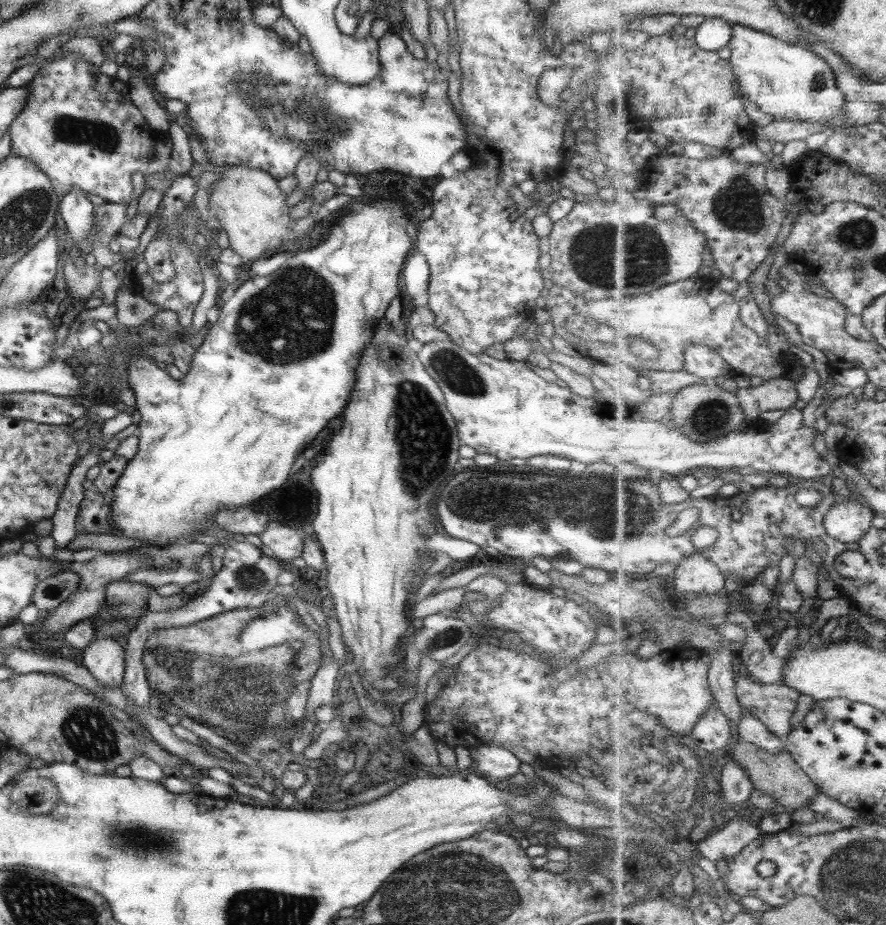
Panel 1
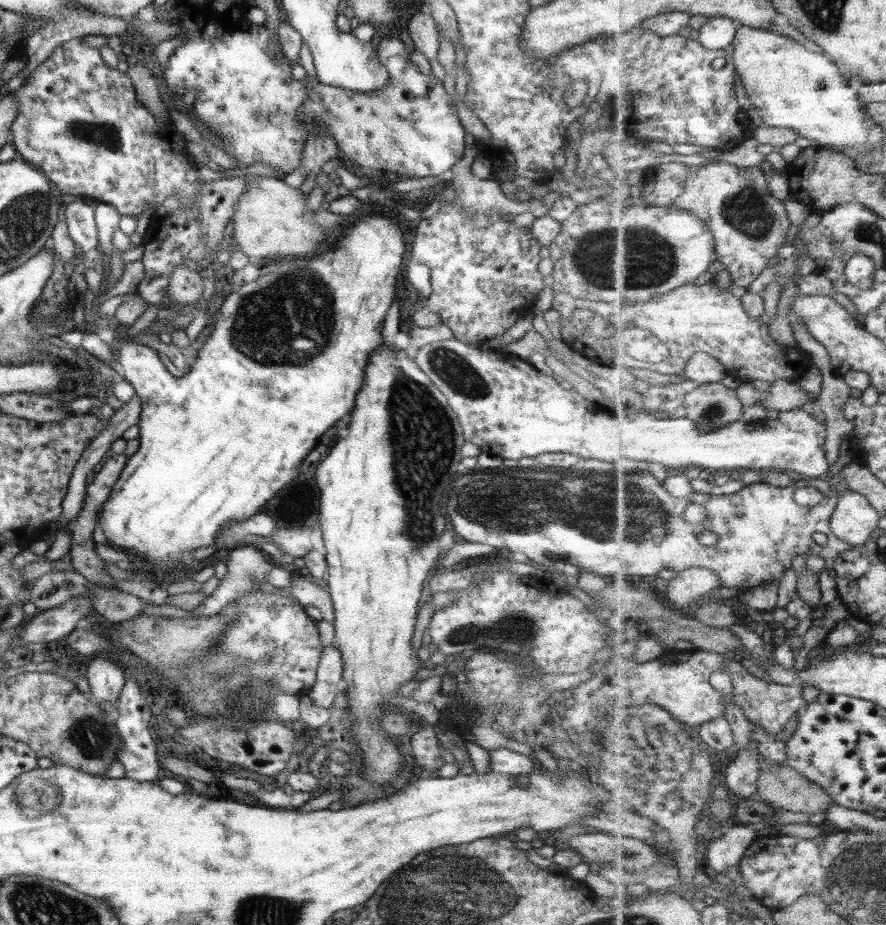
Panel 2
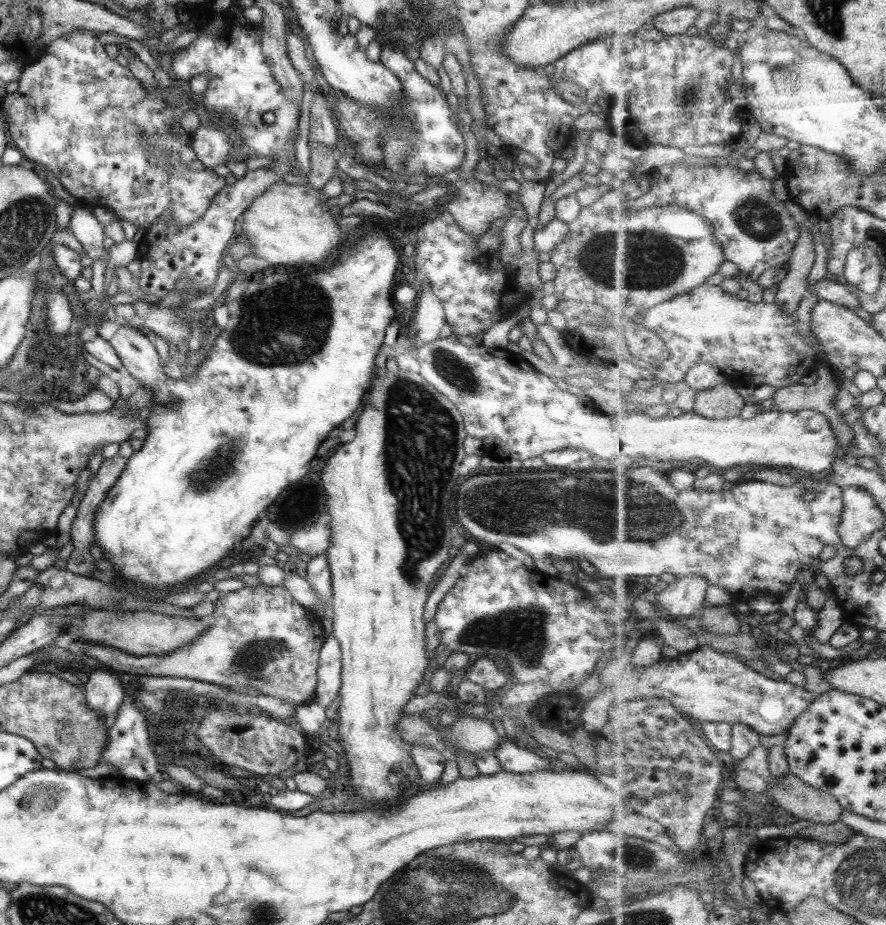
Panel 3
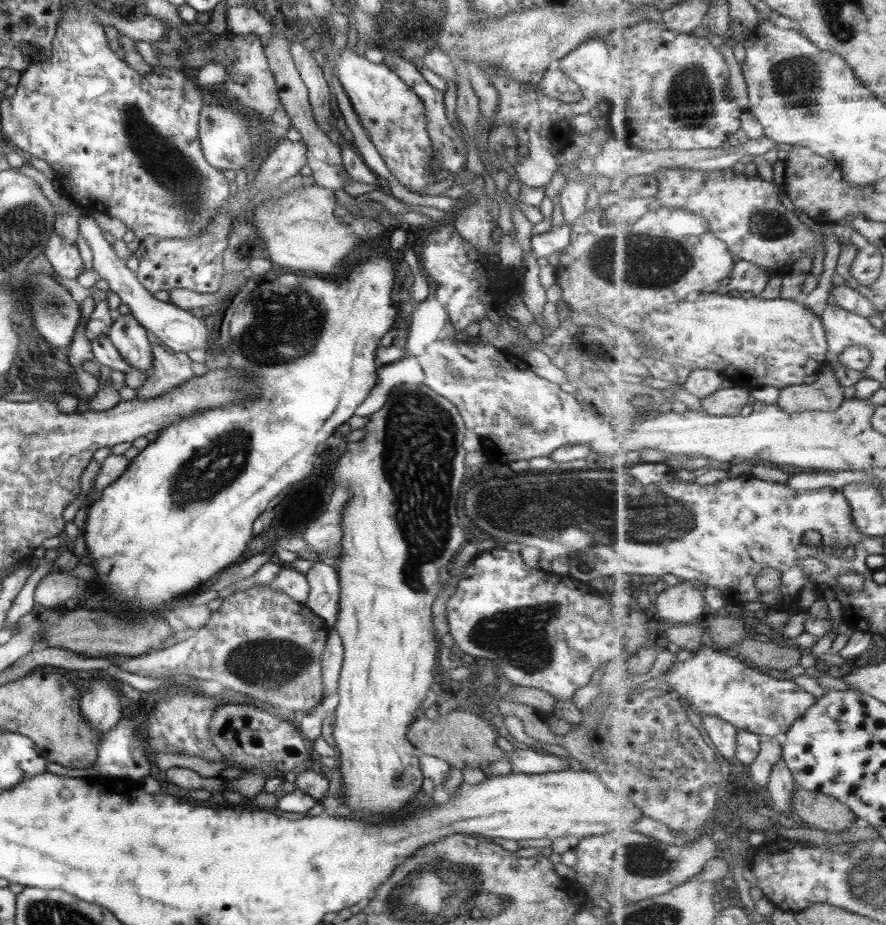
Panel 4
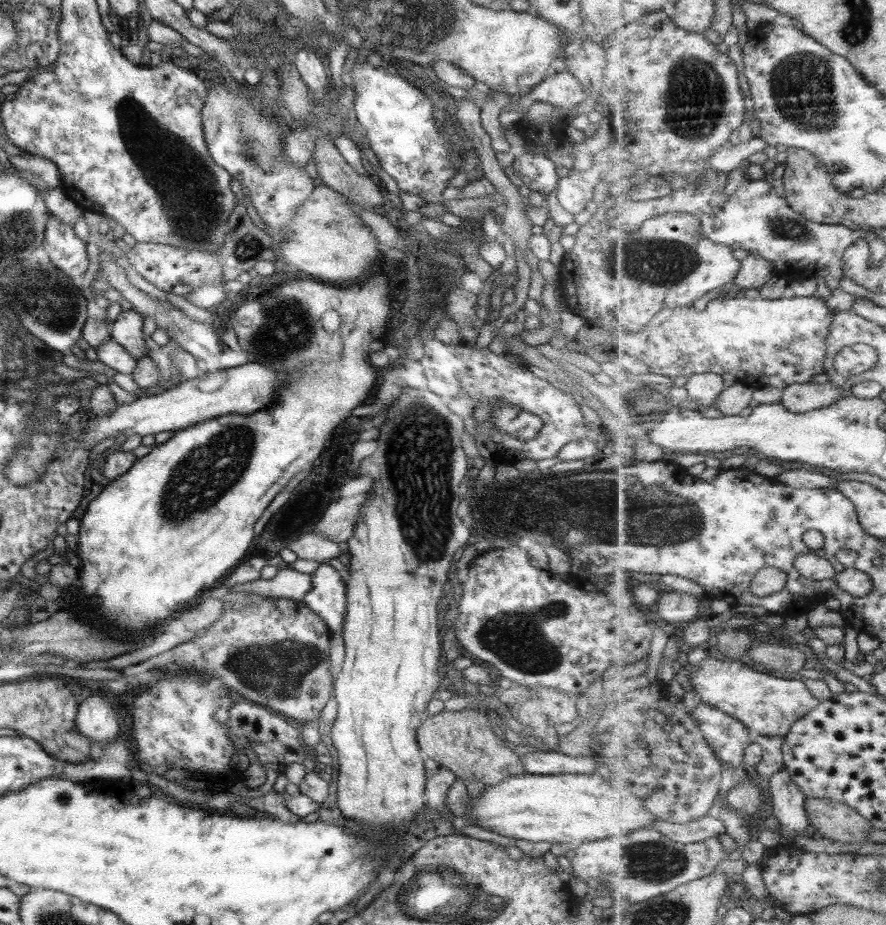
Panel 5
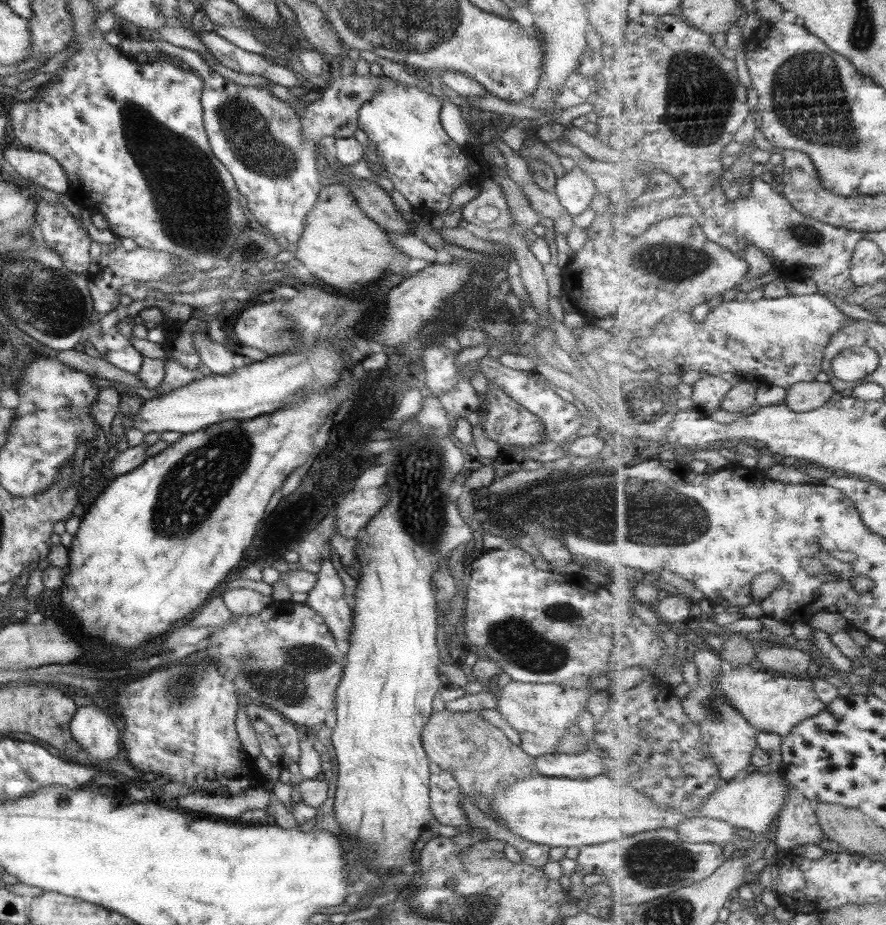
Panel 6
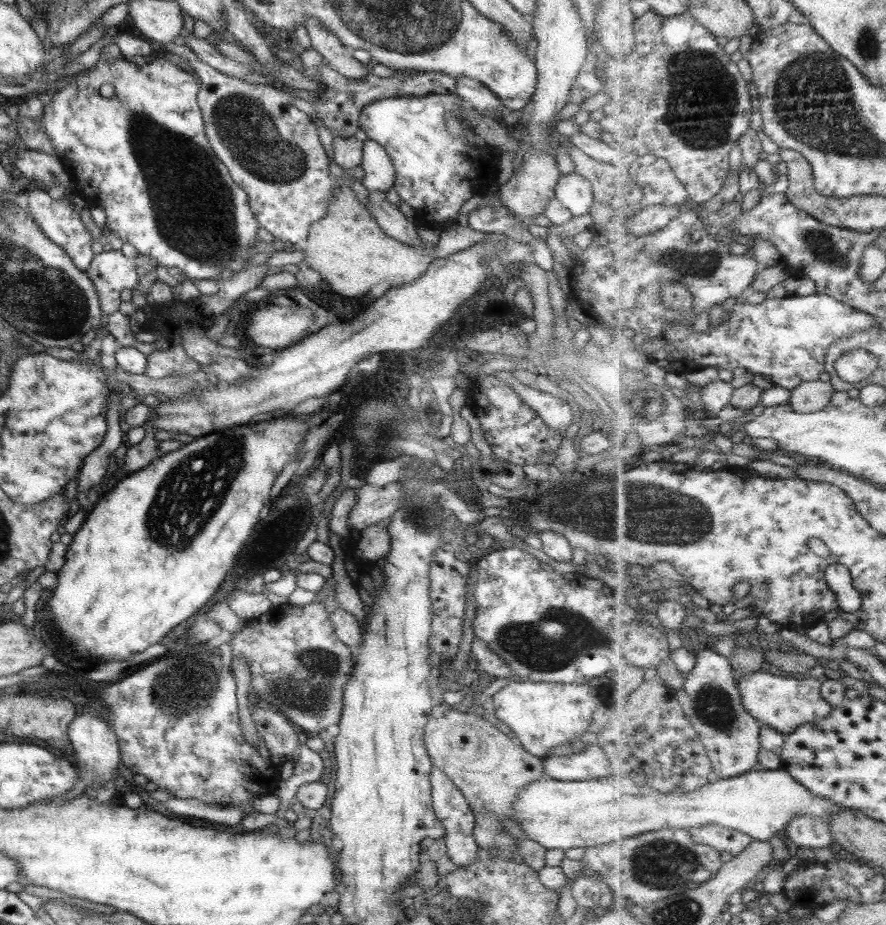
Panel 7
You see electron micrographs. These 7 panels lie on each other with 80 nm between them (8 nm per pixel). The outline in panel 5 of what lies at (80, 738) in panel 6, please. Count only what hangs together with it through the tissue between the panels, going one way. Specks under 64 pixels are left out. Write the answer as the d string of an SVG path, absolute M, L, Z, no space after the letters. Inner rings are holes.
M93 693L78 704L74 720L80 735L98 748L104 747L124 726L115 718L115 708L109 702Z

